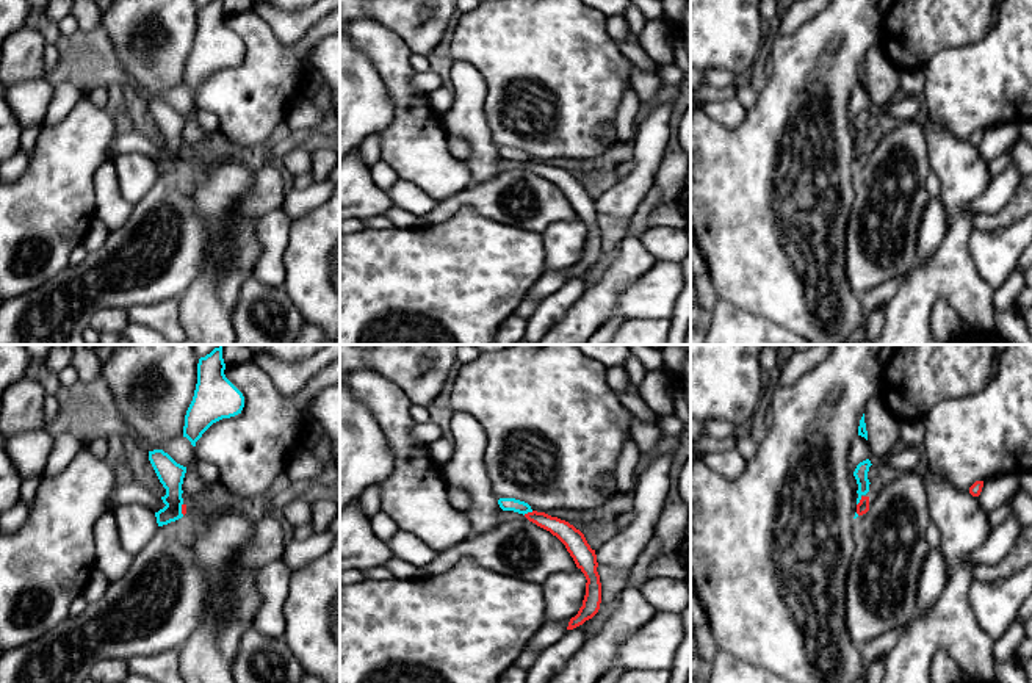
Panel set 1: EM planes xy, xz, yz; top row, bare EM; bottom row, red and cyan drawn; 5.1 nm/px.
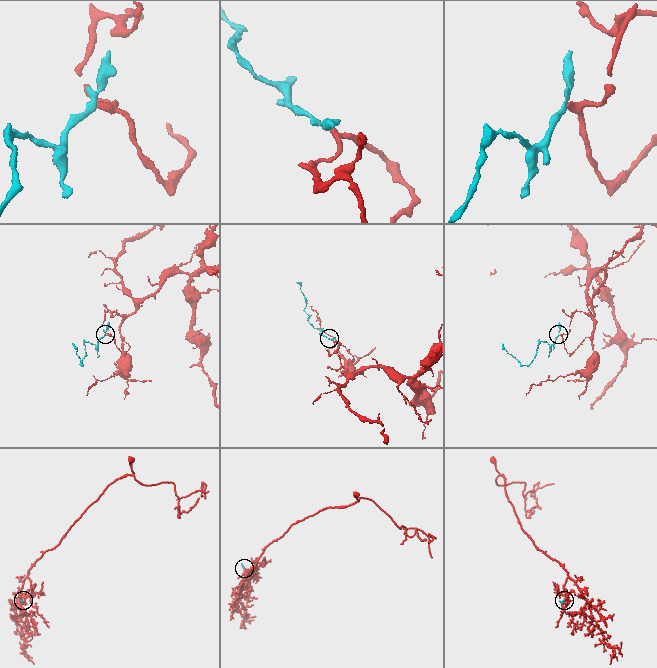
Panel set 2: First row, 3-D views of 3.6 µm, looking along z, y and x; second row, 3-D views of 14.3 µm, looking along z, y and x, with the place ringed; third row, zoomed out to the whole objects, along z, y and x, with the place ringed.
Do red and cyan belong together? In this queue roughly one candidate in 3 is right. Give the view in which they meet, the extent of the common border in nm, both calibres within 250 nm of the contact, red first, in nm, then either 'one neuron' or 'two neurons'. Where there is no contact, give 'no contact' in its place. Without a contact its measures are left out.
meets red in xz; contact 60 nm long; 100 nm thick on the red side, 70 nm on the other; two neurons

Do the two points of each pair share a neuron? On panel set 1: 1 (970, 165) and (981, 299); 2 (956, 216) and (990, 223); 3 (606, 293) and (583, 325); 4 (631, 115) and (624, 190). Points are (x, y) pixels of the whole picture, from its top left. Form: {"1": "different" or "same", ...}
{"1": "same", "2": "different", "3": "same", "4": "different"}

